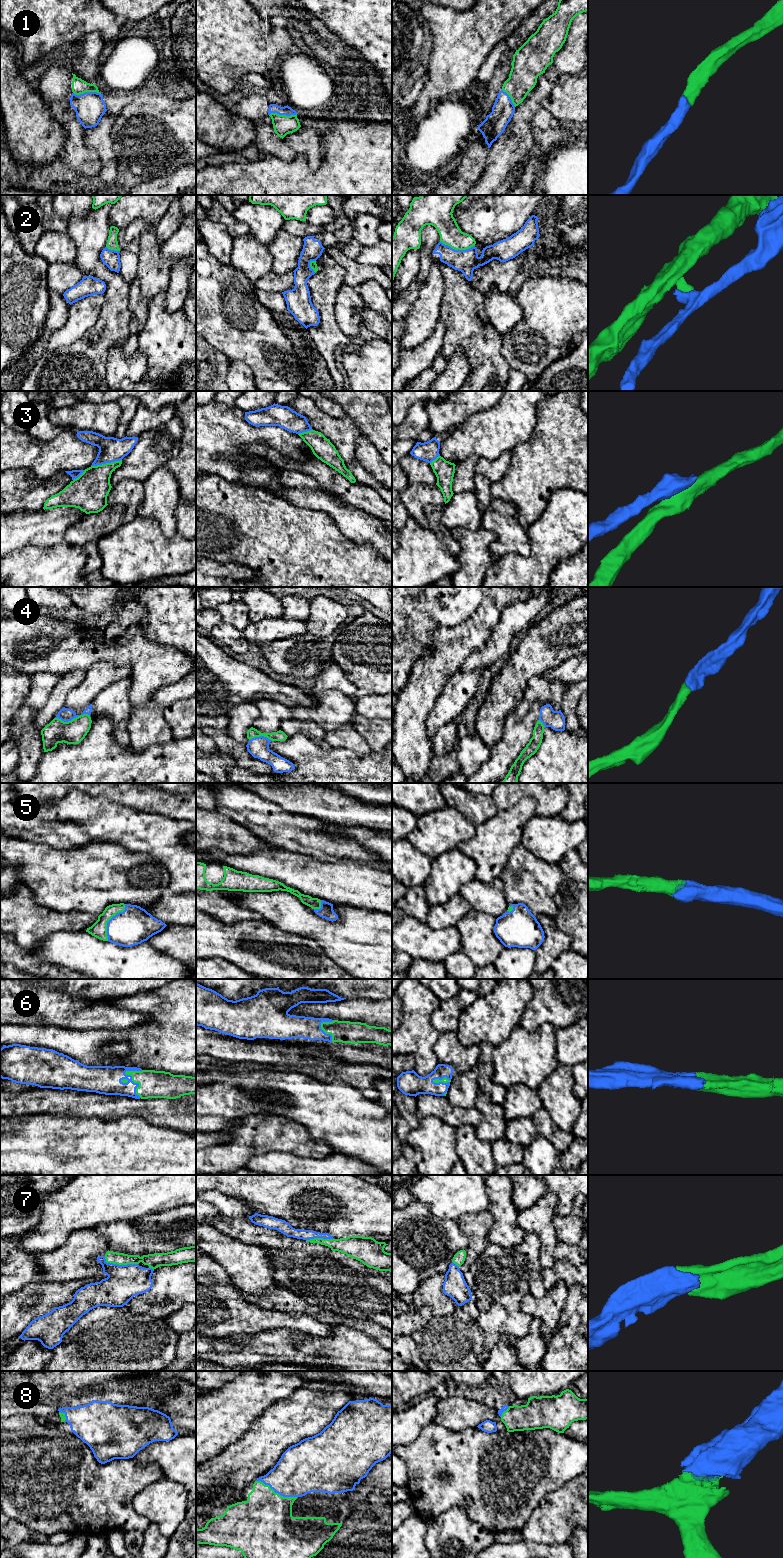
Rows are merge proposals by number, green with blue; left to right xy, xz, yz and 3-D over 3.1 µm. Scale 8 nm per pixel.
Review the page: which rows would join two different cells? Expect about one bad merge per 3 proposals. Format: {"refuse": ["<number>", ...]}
{"refuse": ["2", "3"]}

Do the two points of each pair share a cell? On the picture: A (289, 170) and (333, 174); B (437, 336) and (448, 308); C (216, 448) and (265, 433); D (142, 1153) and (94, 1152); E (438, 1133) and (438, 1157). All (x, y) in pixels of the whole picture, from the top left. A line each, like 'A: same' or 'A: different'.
A: same
B: different
C: same
D: same
E: same

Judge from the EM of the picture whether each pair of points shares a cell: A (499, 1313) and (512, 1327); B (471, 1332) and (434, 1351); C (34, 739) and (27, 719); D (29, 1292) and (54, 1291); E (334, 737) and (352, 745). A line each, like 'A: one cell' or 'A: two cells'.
A: two cells
B: one cell
C: one cell
D: one cell
E: one cell

